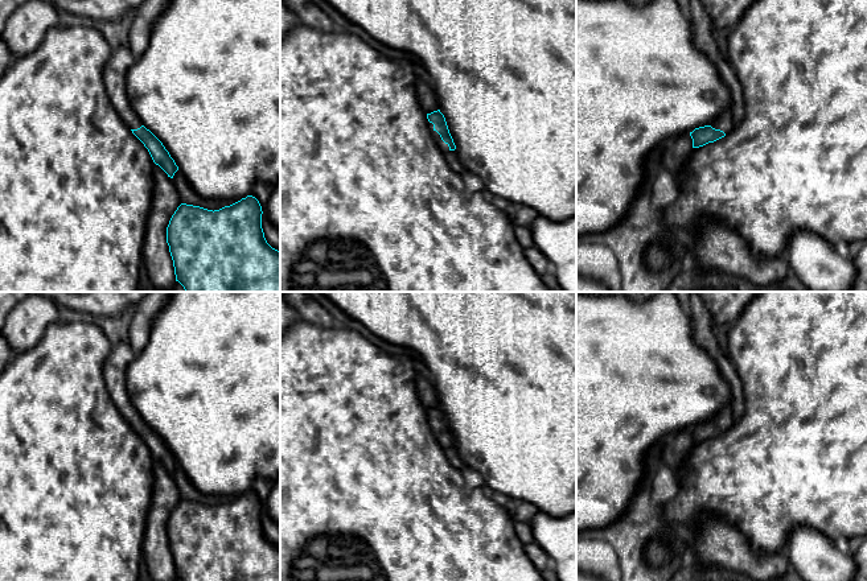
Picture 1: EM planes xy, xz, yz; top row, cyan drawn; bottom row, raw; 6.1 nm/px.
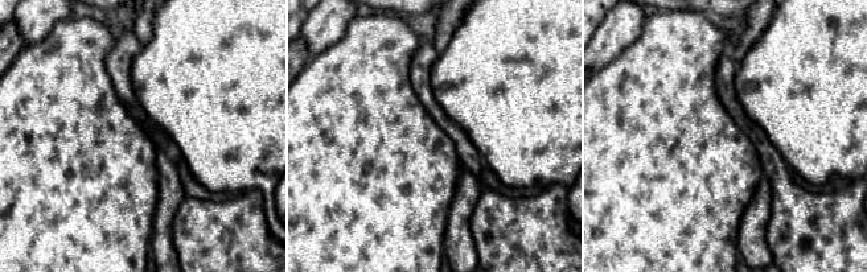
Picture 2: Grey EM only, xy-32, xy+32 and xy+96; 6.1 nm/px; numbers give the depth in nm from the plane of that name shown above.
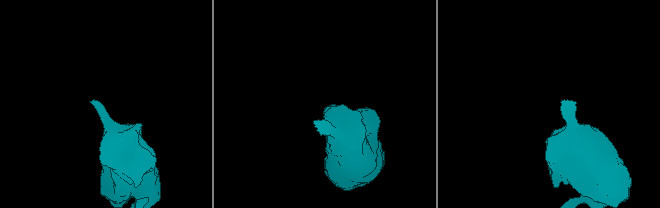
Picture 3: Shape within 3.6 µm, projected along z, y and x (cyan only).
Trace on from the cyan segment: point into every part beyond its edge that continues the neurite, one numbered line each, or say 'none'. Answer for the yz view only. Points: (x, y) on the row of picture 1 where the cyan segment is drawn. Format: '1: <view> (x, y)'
1: yz (723, 122)

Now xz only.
1: xz (444, 147)

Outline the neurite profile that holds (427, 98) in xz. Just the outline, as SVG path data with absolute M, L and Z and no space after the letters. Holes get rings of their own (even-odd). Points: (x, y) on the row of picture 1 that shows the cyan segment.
M426 77L420 78L416 82L415 90L416 90L419 106L424 112L428 114L440 110L440 104L435 88Z

